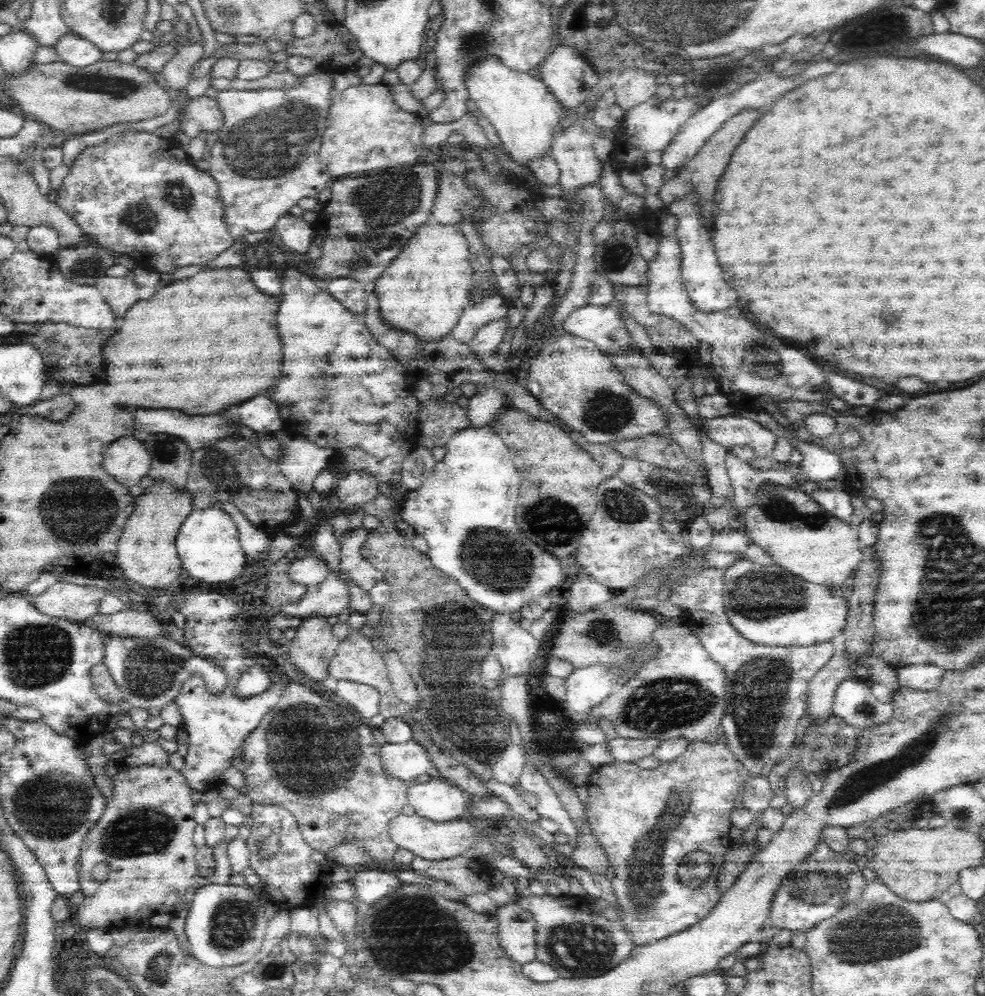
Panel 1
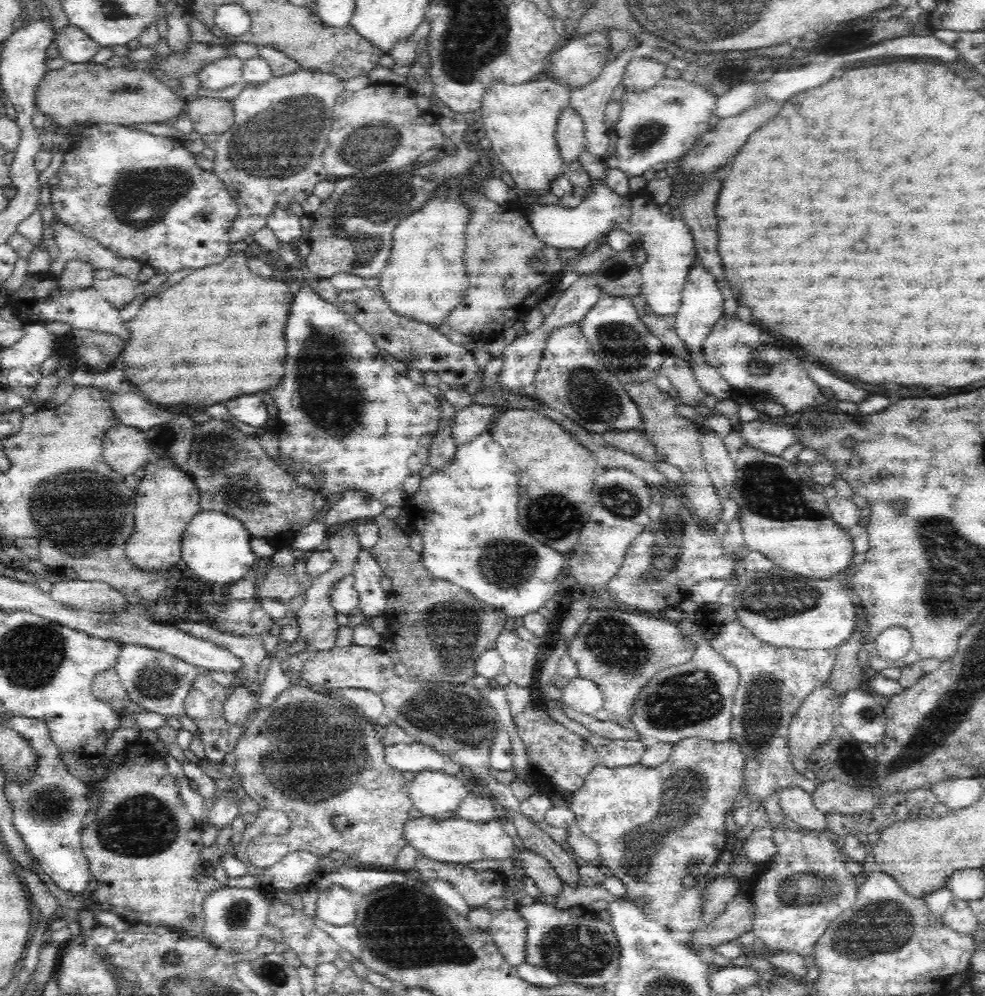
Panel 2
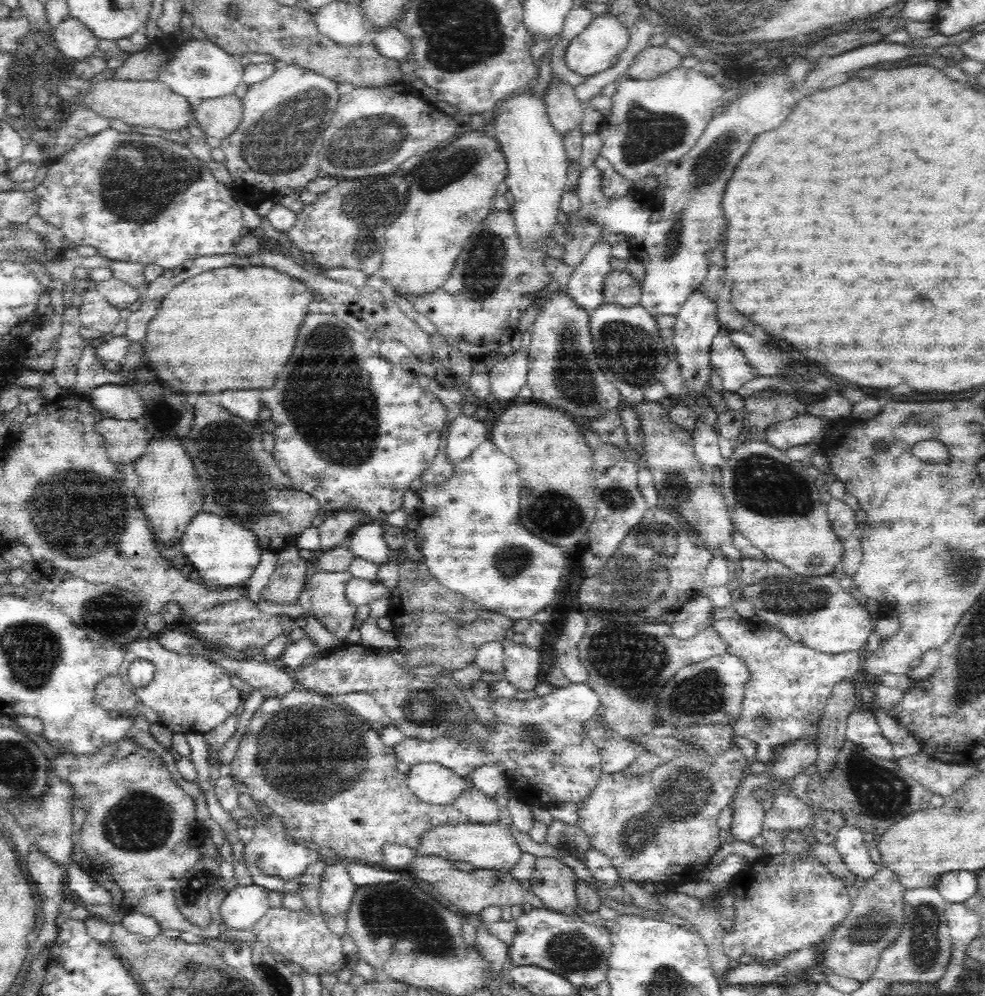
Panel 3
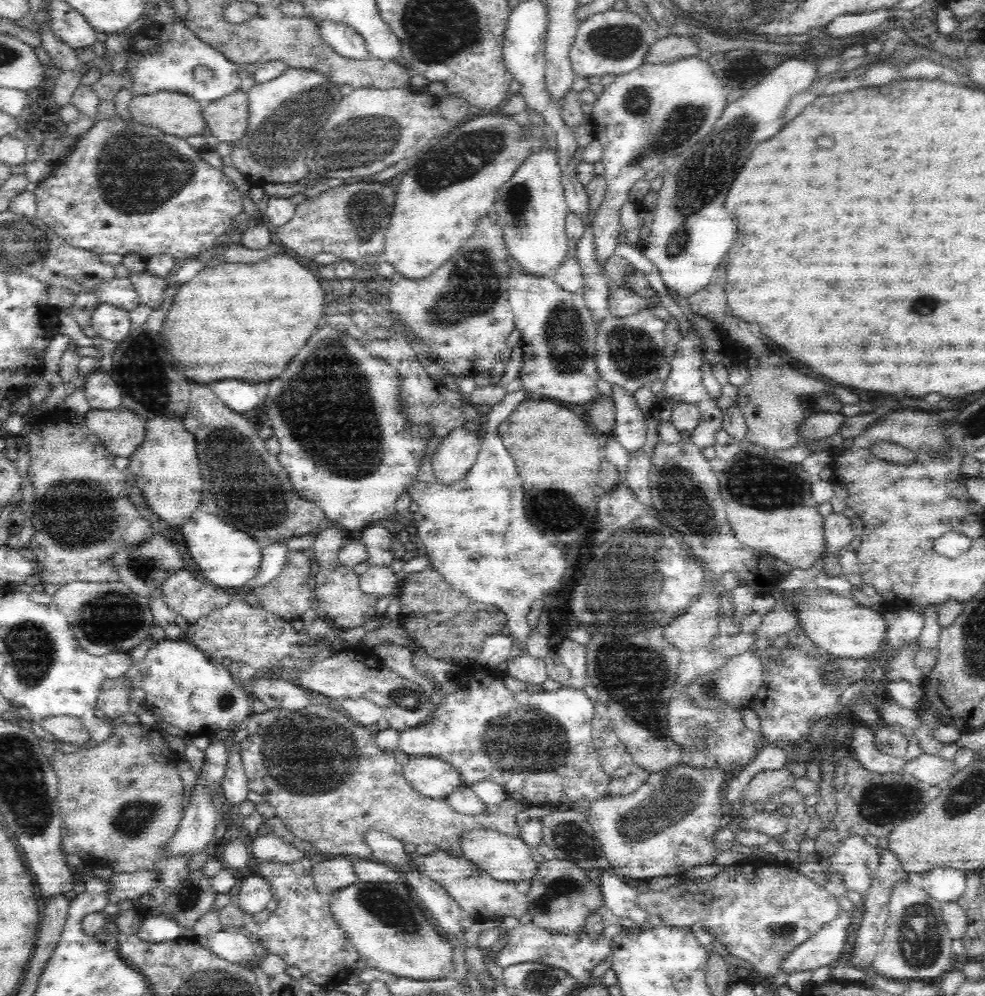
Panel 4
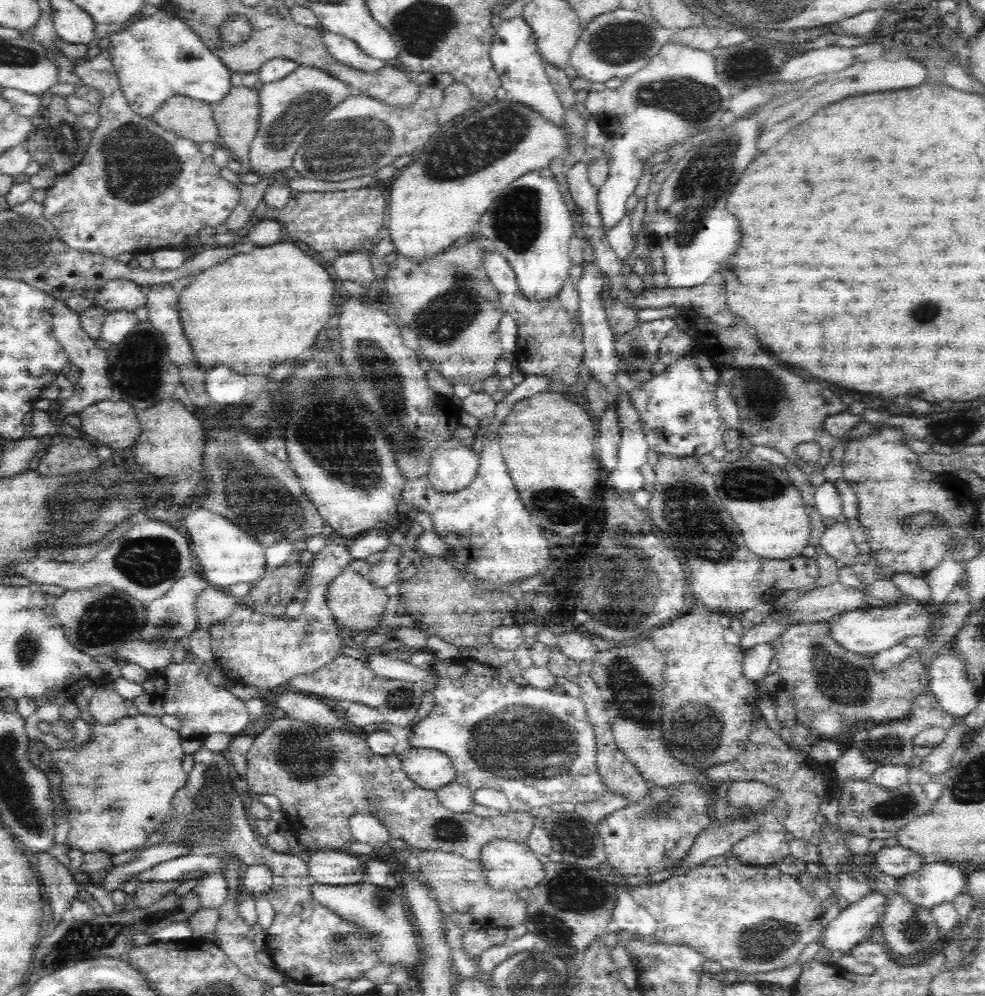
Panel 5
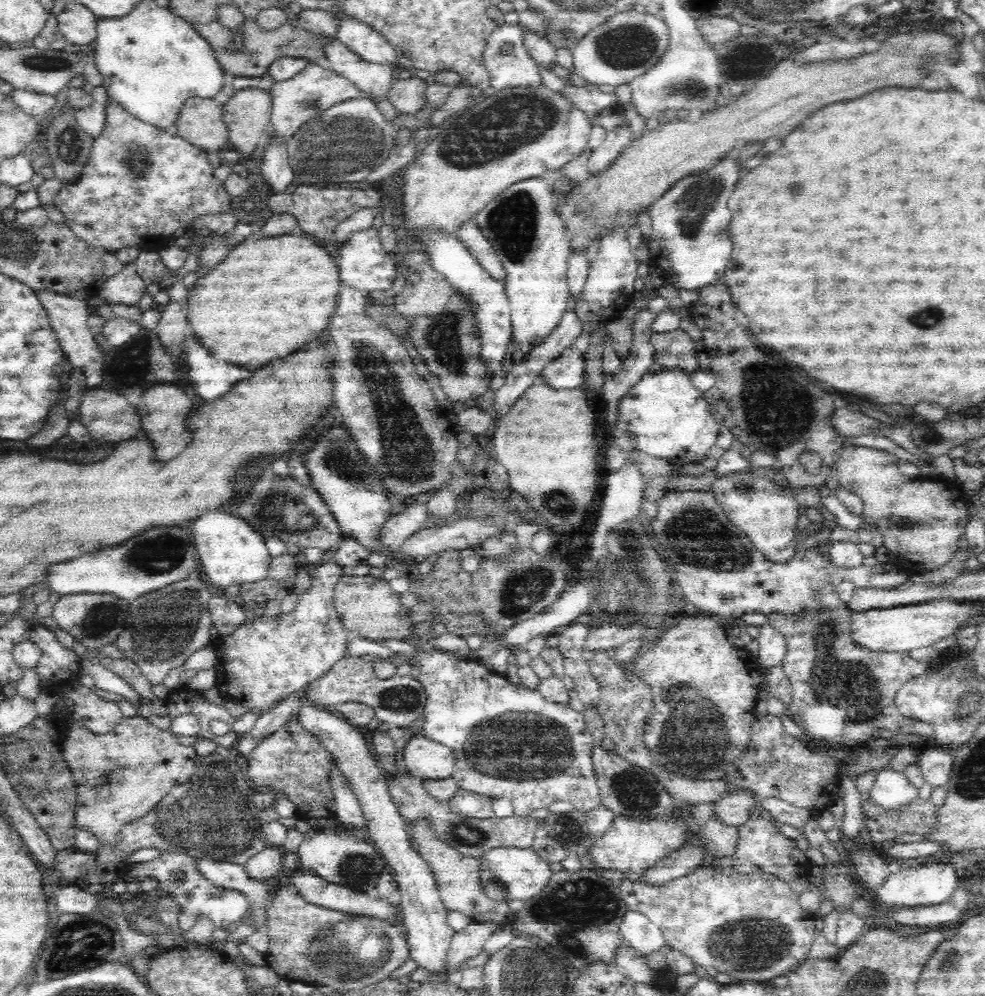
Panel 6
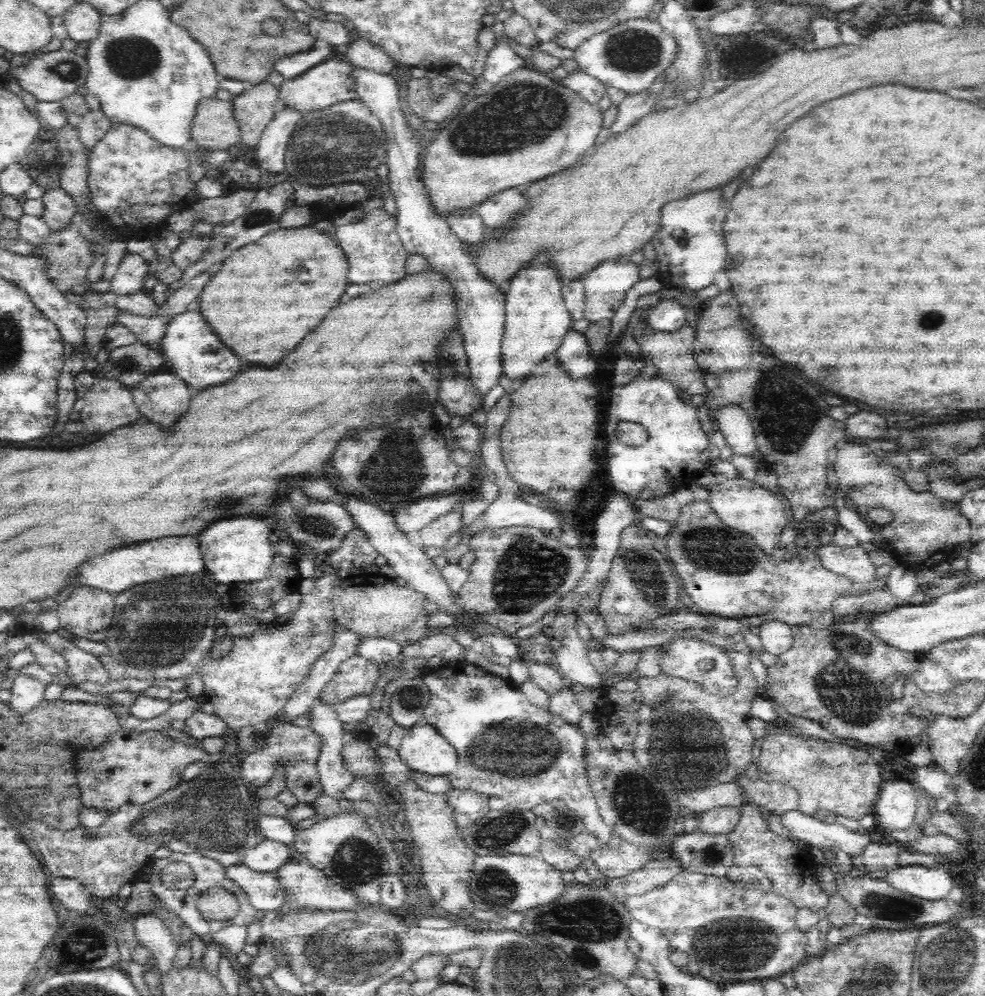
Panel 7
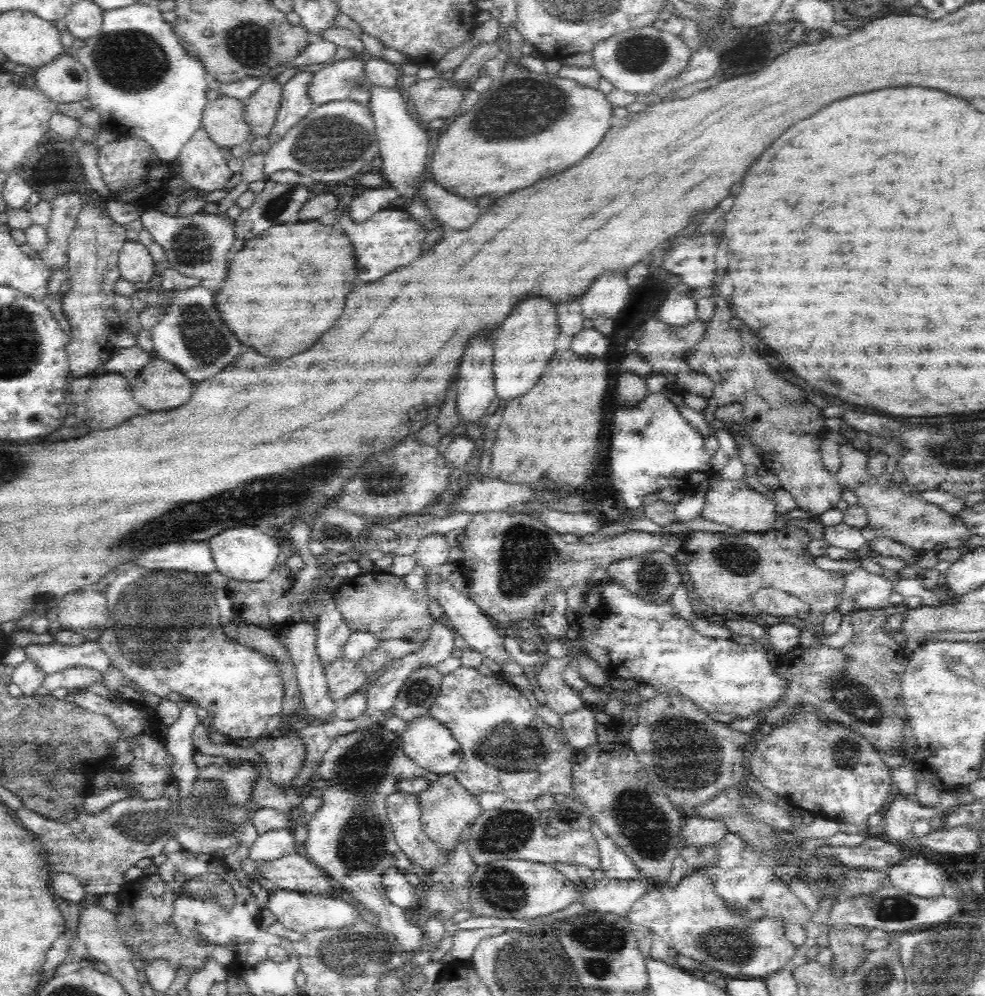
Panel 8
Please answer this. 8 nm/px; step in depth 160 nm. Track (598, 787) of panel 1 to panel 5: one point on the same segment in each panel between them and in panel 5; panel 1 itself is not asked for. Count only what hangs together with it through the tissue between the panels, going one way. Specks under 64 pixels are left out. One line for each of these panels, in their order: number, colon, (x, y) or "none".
2: (653, 826)
3: (661, 826)
4: (666, 827)
5: (641, 839)

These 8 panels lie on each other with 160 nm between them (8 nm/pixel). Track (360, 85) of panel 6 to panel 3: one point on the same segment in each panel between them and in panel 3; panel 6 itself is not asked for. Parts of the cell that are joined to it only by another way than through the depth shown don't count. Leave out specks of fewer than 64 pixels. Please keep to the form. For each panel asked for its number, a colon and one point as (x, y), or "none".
3: (342, 24)
4: (344, 41)
5: (343, 50)

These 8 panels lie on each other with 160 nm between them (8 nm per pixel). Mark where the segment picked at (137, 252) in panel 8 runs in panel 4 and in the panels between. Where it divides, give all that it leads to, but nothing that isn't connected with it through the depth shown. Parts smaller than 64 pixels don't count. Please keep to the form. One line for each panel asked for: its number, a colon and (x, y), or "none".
4: (120, 292)
5: (116, 295)
6: (126, 287)
7: (133, 270)

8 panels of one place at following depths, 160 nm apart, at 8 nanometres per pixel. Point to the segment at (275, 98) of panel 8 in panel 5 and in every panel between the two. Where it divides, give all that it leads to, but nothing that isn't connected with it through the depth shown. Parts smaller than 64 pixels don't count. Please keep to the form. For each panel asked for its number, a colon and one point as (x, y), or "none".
5: (237, 115)
6: (247, 114)
7: (253, 110)

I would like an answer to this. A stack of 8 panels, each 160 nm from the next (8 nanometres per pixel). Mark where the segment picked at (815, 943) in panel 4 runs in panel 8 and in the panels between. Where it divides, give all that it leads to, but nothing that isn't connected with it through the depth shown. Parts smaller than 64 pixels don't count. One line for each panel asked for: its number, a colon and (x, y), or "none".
5: (857, 922)
6: (932, 883)
7: (920, 881)
8: (916, 876)

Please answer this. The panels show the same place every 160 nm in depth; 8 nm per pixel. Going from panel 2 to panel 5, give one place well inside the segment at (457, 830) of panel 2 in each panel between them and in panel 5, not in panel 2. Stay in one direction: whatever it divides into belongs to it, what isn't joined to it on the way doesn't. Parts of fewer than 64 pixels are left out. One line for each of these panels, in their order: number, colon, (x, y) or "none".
3: (491, 847)
4: (508, 859)
5: (508, 866)

